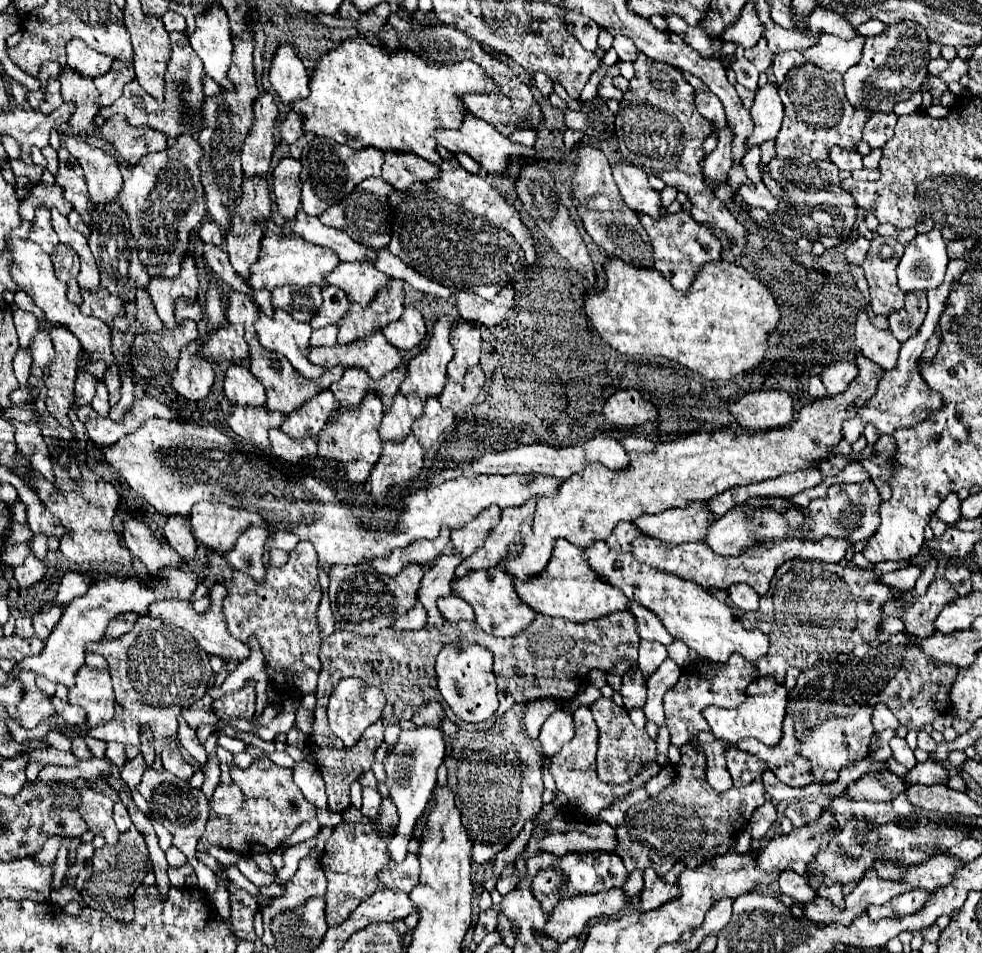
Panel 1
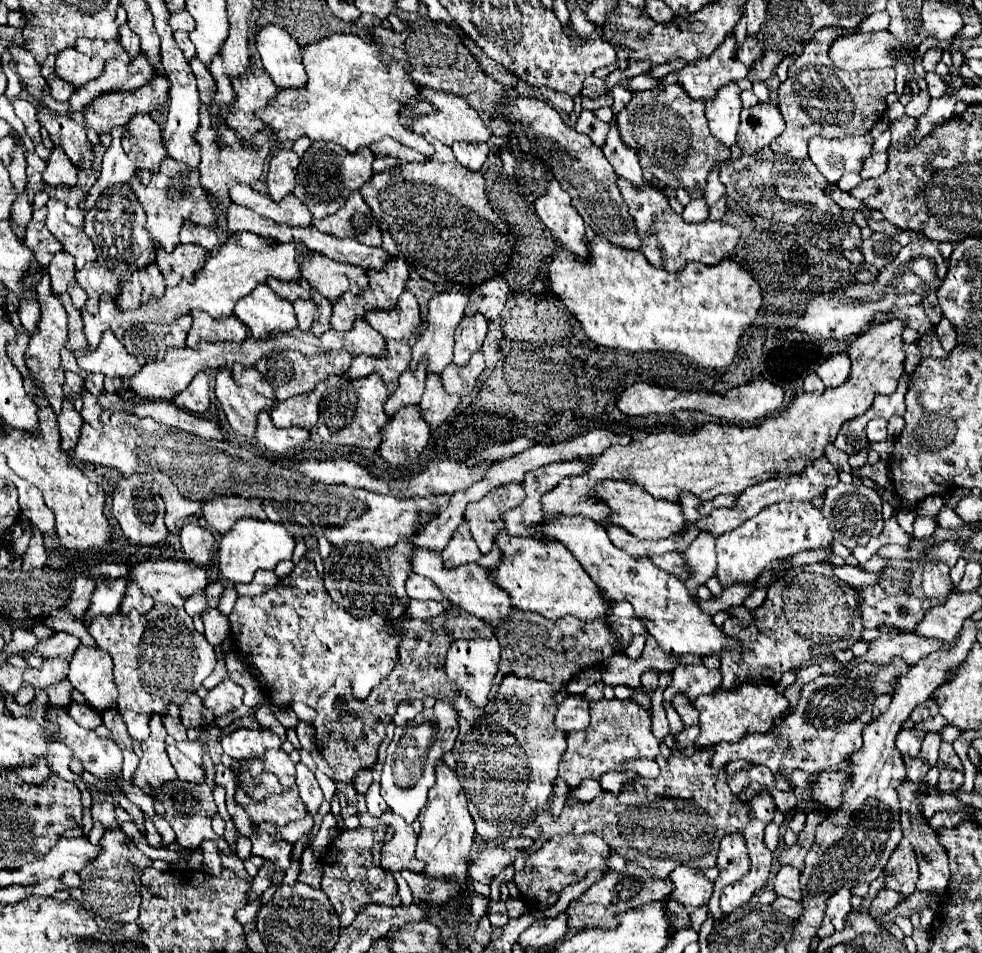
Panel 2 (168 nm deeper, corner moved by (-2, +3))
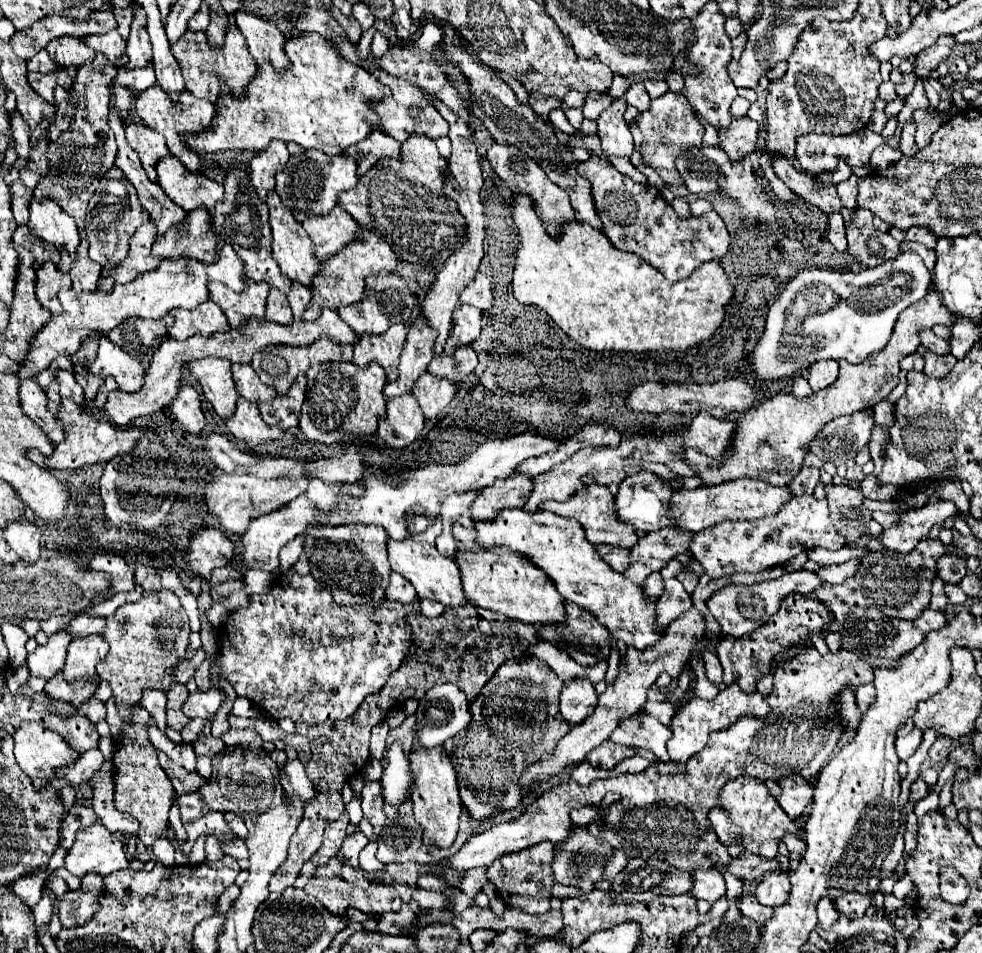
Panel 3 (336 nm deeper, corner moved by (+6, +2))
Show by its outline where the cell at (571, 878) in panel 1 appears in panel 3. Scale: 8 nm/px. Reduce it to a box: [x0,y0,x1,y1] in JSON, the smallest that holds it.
[486,841,554,915]

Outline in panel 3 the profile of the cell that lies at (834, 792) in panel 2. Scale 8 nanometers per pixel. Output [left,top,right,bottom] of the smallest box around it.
[776,775,814,819]

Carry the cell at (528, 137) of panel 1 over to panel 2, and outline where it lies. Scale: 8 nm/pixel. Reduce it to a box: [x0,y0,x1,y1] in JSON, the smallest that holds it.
[452,142,490,170]

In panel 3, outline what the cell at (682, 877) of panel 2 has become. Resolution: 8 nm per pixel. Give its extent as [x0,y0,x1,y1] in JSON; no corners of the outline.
[690,869,726,903]

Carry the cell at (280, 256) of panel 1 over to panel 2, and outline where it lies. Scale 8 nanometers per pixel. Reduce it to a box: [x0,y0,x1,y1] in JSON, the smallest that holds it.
[82,232,312,350]

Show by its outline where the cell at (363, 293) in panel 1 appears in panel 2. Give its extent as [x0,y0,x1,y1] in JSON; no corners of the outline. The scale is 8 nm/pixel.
[298,252,366,300]

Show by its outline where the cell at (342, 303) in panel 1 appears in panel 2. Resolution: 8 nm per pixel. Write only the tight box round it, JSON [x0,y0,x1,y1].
[294,300,318,330]

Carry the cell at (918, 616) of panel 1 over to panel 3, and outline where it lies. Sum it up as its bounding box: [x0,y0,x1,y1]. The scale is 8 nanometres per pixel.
[814,537,946,623]

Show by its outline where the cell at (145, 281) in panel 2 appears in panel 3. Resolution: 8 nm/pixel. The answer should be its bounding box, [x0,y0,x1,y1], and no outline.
[114,219,160,273]

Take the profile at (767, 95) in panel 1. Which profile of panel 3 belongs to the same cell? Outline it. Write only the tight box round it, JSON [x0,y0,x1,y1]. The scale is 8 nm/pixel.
[718,117,758,161]

